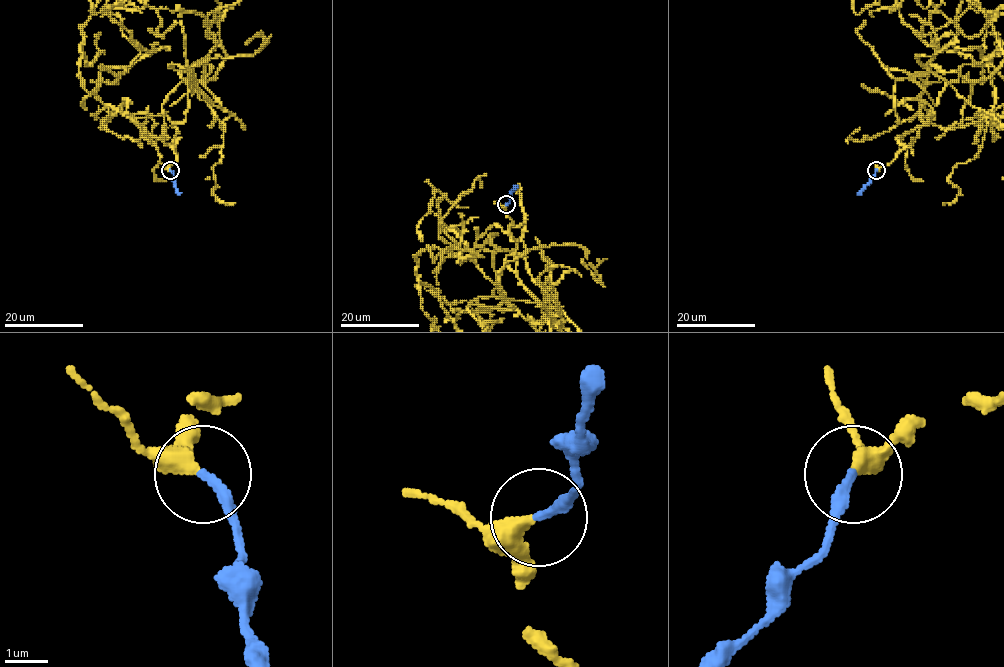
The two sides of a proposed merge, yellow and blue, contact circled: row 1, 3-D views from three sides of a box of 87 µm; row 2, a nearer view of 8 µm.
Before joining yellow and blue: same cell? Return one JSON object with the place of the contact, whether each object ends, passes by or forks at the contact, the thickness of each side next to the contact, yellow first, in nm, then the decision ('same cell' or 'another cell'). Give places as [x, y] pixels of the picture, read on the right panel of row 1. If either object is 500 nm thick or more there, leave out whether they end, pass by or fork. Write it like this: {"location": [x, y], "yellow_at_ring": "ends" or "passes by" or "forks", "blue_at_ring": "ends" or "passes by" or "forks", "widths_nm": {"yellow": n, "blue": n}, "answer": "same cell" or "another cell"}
{"location": [876, 170], "yellow_at_ring": "passes by", "blue_at_ring": "ends", "widths_nm": {"yellow": 320, "blue": 240}, "answer": "same cell"}

